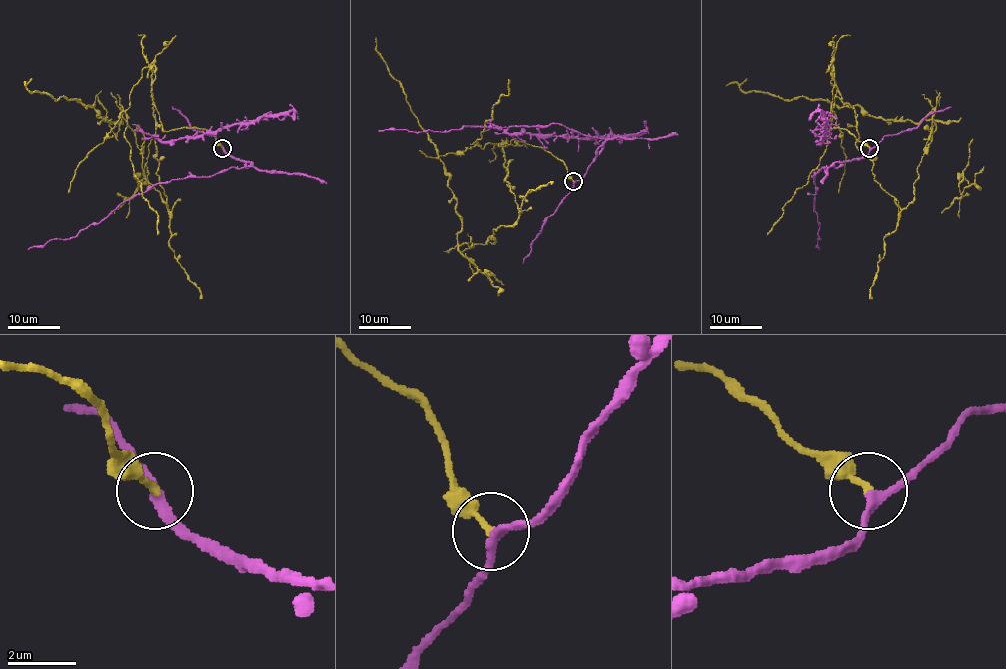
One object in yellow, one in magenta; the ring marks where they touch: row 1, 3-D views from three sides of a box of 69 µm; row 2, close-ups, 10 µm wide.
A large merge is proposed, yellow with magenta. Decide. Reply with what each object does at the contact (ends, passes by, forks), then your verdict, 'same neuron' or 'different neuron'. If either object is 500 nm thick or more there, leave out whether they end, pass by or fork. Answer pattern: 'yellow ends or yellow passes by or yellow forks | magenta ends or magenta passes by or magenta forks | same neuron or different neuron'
yellow ends | magenta passes by | different neuron

